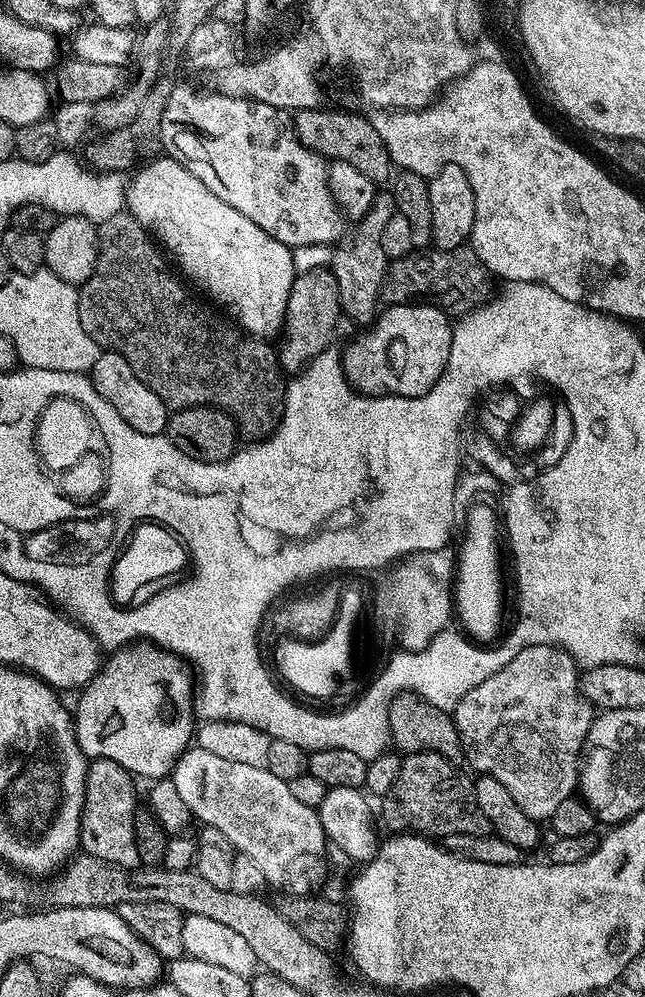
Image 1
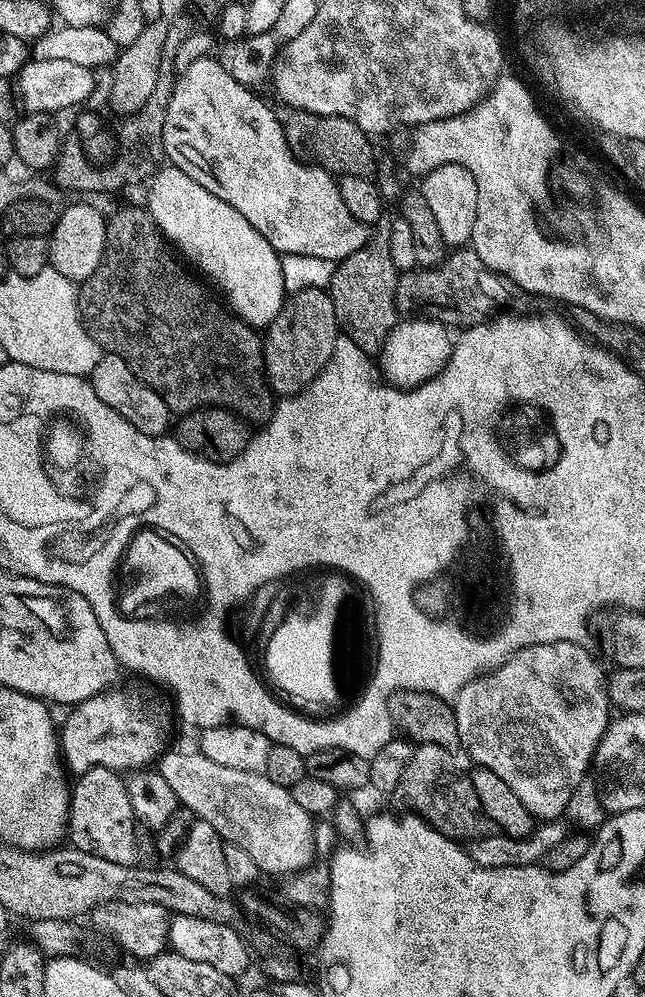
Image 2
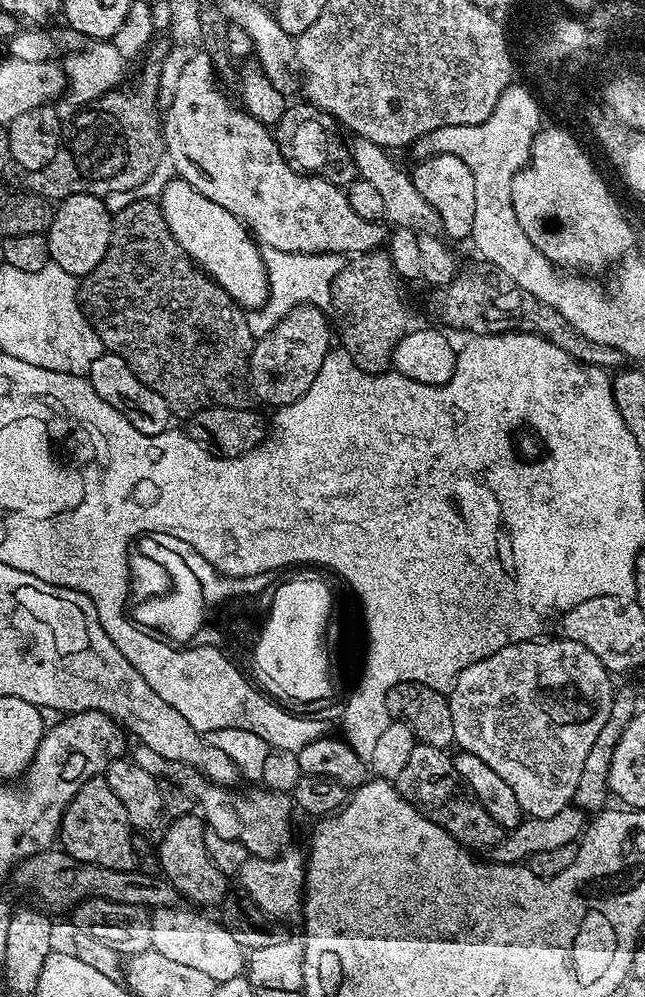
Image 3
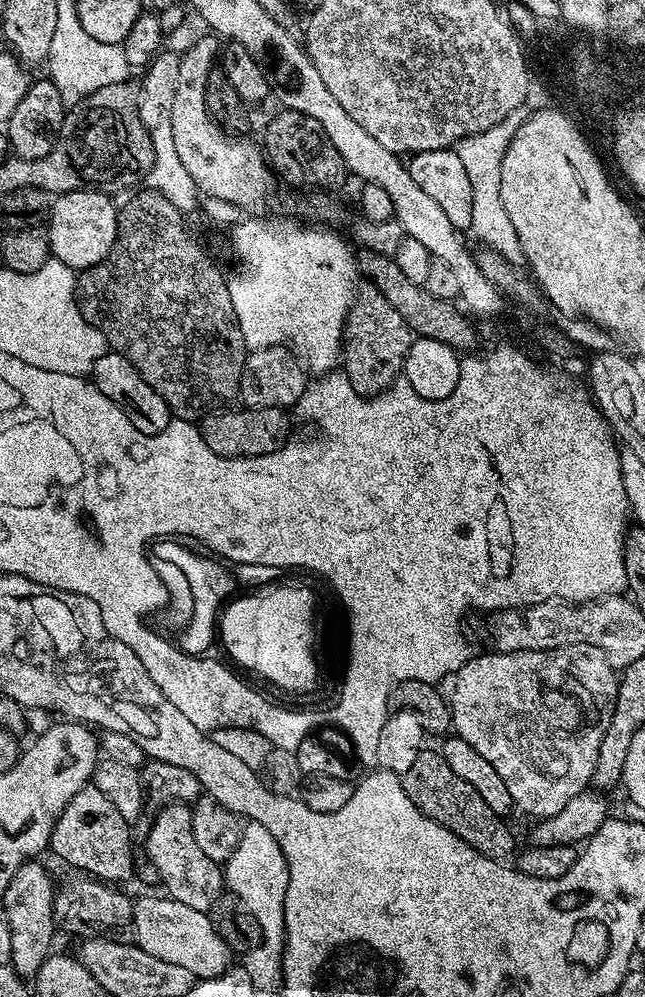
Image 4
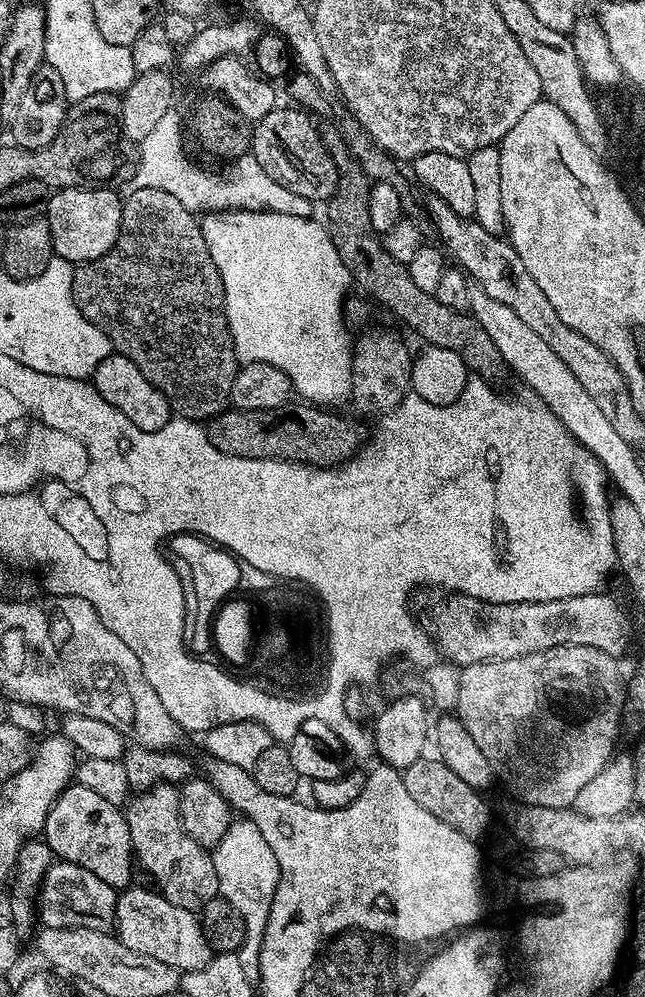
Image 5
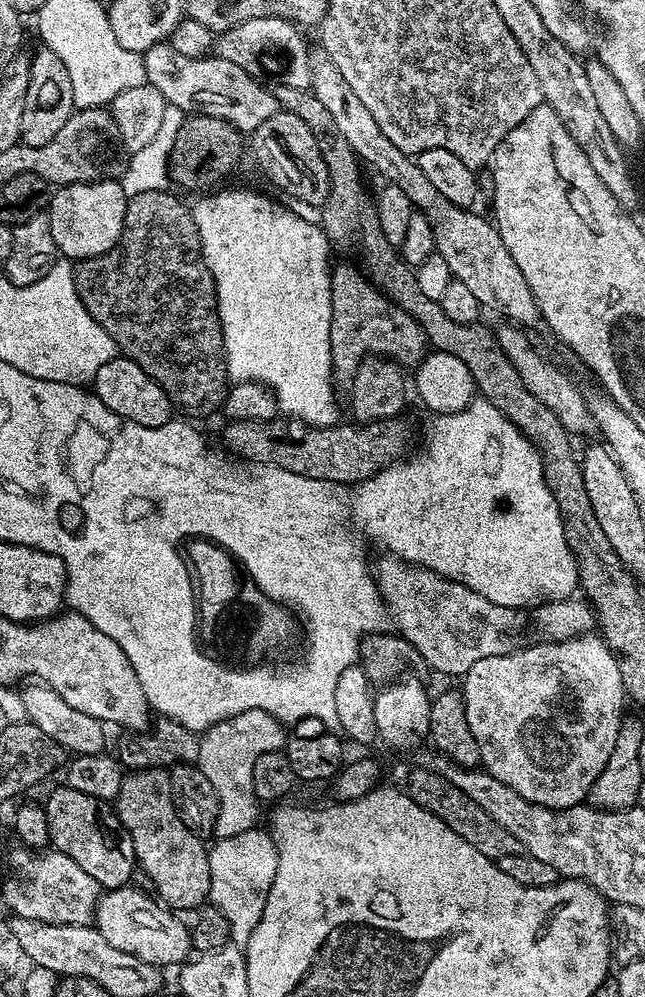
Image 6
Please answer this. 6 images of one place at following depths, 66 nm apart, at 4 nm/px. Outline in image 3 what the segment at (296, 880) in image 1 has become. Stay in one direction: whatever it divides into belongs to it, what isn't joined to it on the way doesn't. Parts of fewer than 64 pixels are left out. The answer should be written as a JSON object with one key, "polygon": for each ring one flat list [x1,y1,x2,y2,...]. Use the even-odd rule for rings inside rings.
{"polygon":[[137,743,136,749,131,749,130,759,142,770,150,770,157,778,165,781,173,780,176,784,181,784,183,791,191,796,199,815,205,825,211,831,217,832,222,838,227,840,237,840,244,849,248,851,249,857,263,856,265,854,280,854,289,847,292,840,292,812,294,805,283,792,269,792,263,786,252,786,248,793,243,796,240,792,232,792,231,787,223,784,214,784,207,776,197,772,196,769,188,767,186,764,175,764,174,762,162,758,162,754,154,754,150,746]]}

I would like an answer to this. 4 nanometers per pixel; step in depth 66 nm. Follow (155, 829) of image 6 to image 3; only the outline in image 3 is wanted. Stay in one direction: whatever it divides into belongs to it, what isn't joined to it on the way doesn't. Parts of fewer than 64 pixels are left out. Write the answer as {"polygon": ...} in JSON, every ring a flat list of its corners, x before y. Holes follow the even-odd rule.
{"polygon":[[185,814,175,817,172,825,164,832,160,844,158,840,158,868,164,879,176,887,177,893,189,896,200,904,219,905,230,891,229,877,223,876,214,866,206,850,206,825,199,815]]}

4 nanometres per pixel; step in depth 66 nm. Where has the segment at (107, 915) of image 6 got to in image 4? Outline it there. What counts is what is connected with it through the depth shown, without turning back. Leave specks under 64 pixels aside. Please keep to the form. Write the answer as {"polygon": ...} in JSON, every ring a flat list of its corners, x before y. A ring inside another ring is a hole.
{"polygon":[[145,894,135,901,130,932,136,935,136,947,146,950,146,954,154,954,154,958,162,958,162,962,183,966,190,970,194,978,200,980,209,980,227,972,230,967,230,944,212,924,209,913,190,910,190,906,182,906,182,902,164,894,159,895]]}

